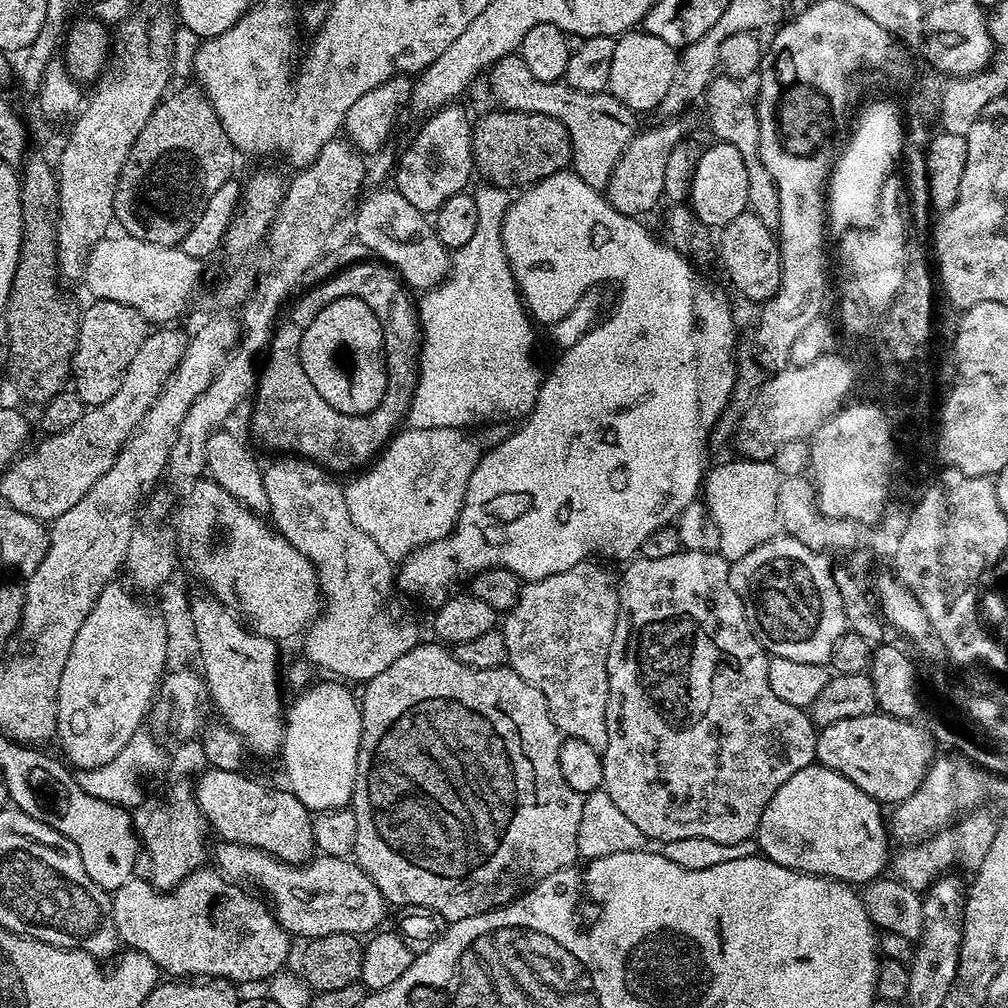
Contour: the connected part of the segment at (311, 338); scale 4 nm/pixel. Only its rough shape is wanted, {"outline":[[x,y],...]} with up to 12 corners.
{"outline":[[353,296],[303,325],[300,361],[342,414],[388,389],[382,326]]}

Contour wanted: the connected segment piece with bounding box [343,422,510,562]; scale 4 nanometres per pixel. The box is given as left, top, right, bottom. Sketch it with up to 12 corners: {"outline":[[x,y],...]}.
{"outline":[[509,425],[397,431],[343,489],[393,562],[449,536]]}

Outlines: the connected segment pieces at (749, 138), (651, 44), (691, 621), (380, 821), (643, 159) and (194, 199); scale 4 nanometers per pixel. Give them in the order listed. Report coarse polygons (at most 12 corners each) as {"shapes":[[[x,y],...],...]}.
{"shapes":[[[713,76],[708,124],[734,146],[750,178],[748,206],[770,229],[778,186],[762,166],[756,105],[745,85]],[[643,30],[614,46],[607,91],[655,113],[677,49]],[[715,552],[633,559],[604,787],[649,841],[755,837],[817,725]],[[419,642],[363,685],[355,863],[503,908],[580,856],[546,698]],[[684,118],[637,131],[606,189],[627,216],[664,196],[670,150],[689,135]],[[195,83],[142,126],[114,194],[127,235],[183,245],[236,148]]]}

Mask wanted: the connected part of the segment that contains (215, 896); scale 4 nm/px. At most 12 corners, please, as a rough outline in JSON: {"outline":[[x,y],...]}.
{"outline":[[200,867],[111,893],[116,935],[172,978],[237,986],[293,941],[252,892]]}

